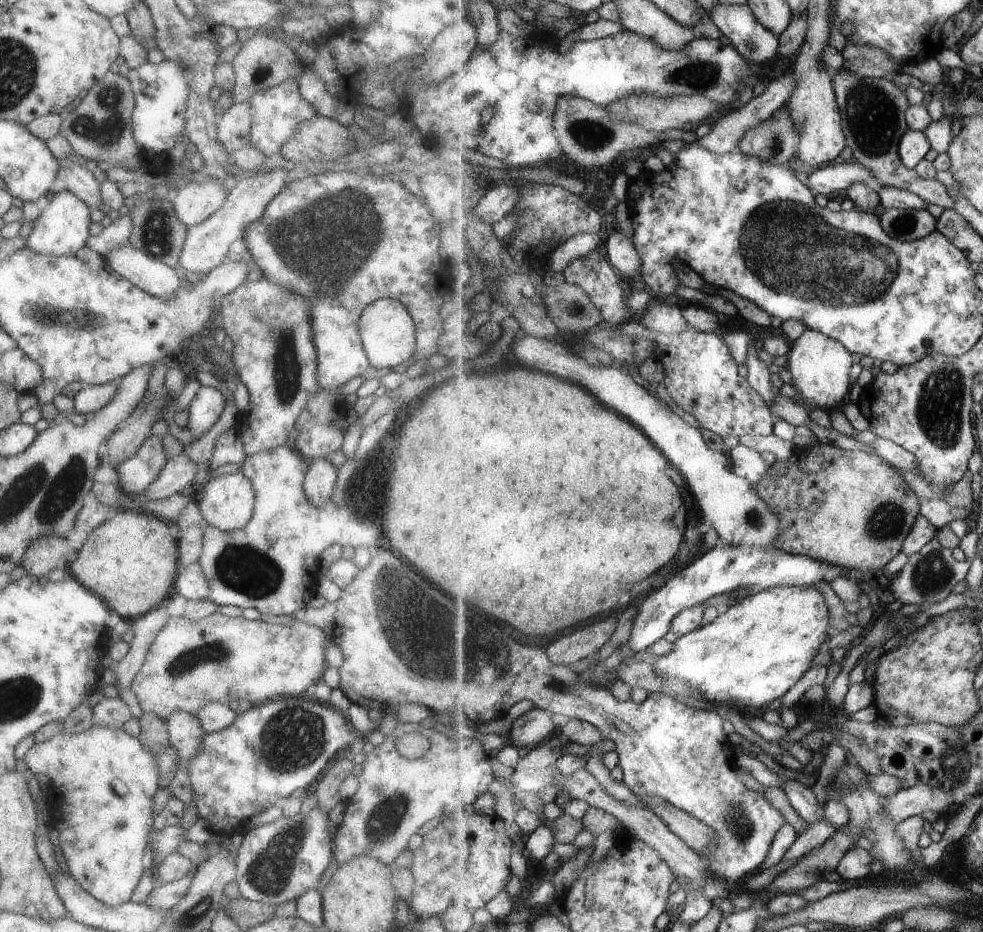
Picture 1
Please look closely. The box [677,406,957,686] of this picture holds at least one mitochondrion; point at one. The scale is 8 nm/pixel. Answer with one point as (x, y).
(930, 575)

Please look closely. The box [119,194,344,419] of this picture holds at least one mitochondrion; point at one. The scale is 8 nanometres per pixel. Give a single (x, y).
(286, 365)

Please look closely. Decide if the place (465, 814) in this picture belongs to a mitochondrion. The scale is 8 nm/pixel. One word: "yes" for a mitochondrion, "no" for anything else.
no

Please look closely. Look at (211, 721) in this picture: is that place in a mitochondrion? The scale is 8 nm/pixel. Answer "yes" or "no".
no

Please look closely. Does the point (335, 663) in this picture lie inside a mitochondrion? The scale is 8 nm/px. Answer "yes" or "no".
no

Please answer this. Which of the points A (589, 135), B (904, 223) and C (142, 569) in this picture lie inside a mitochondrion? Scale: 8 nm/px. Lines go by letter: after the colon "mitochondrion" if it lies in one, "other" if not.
A: mitochondrion
B: mitochondrion
C: other

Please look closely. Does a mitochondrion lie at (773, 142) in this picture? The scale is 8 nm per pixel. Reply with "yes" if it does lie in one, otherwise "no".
yes

